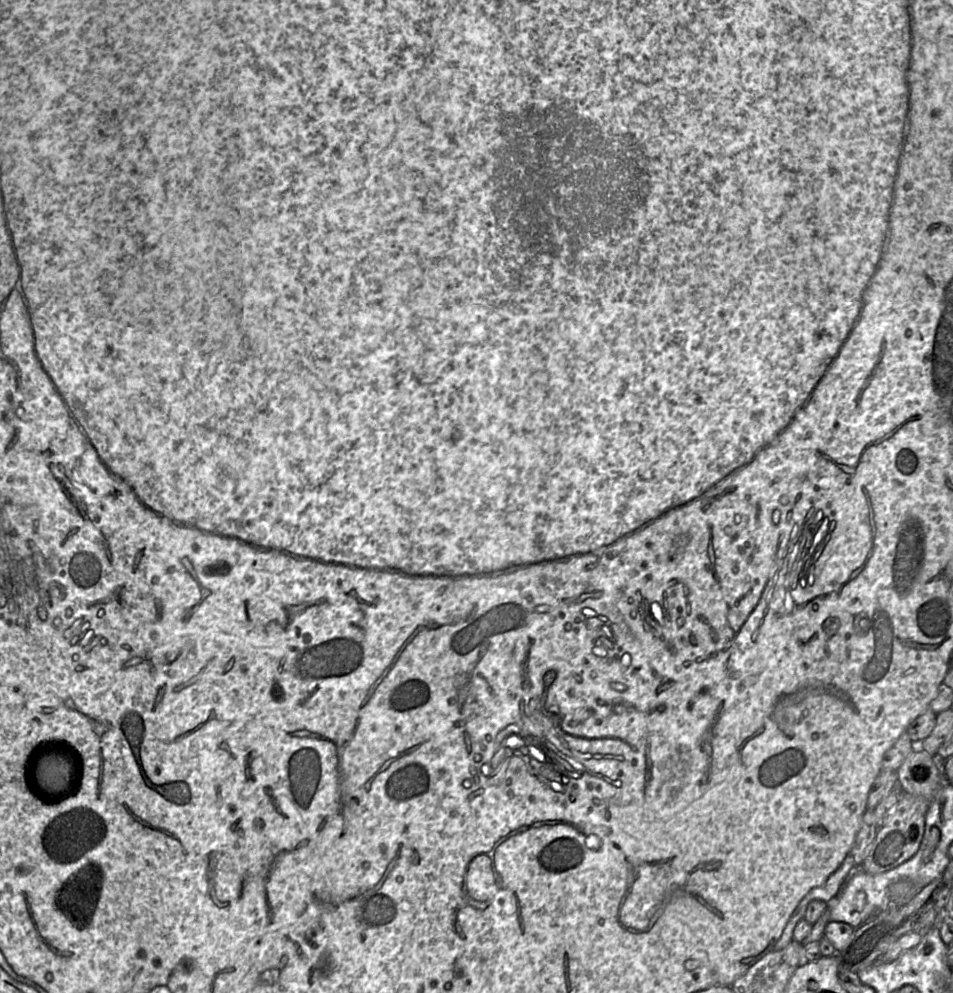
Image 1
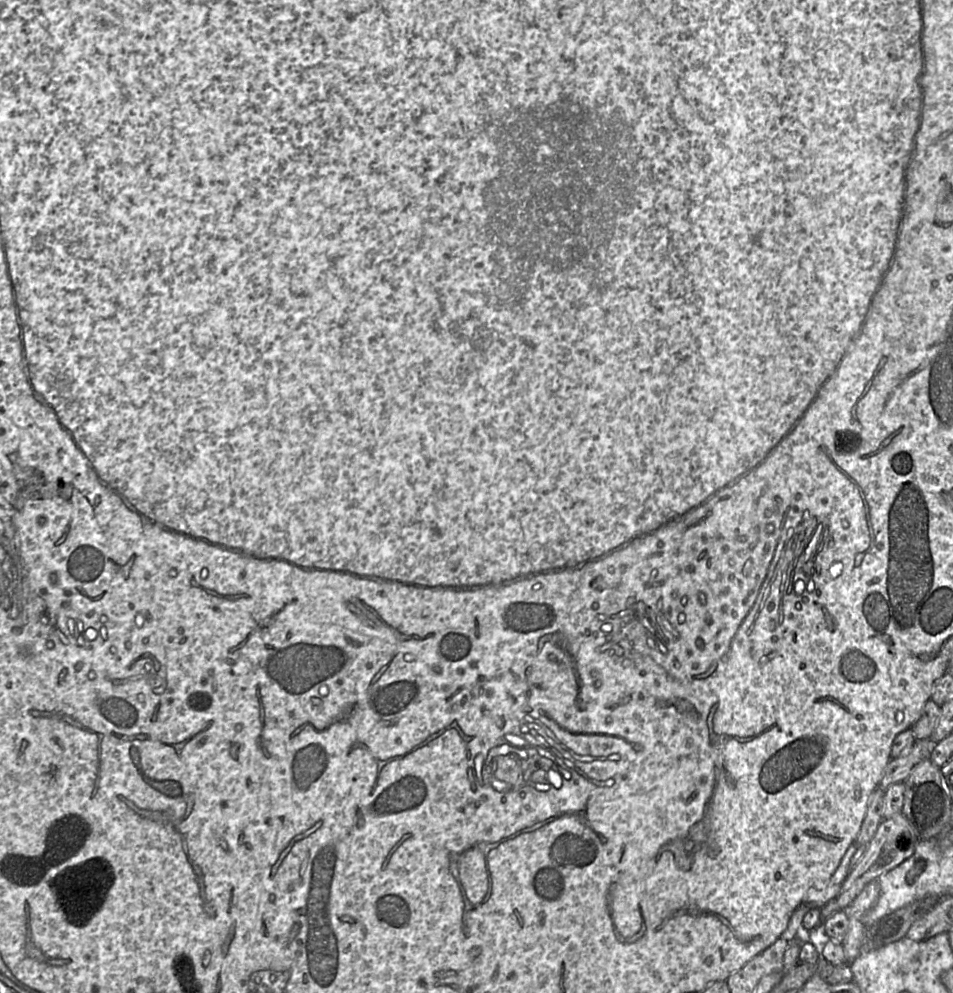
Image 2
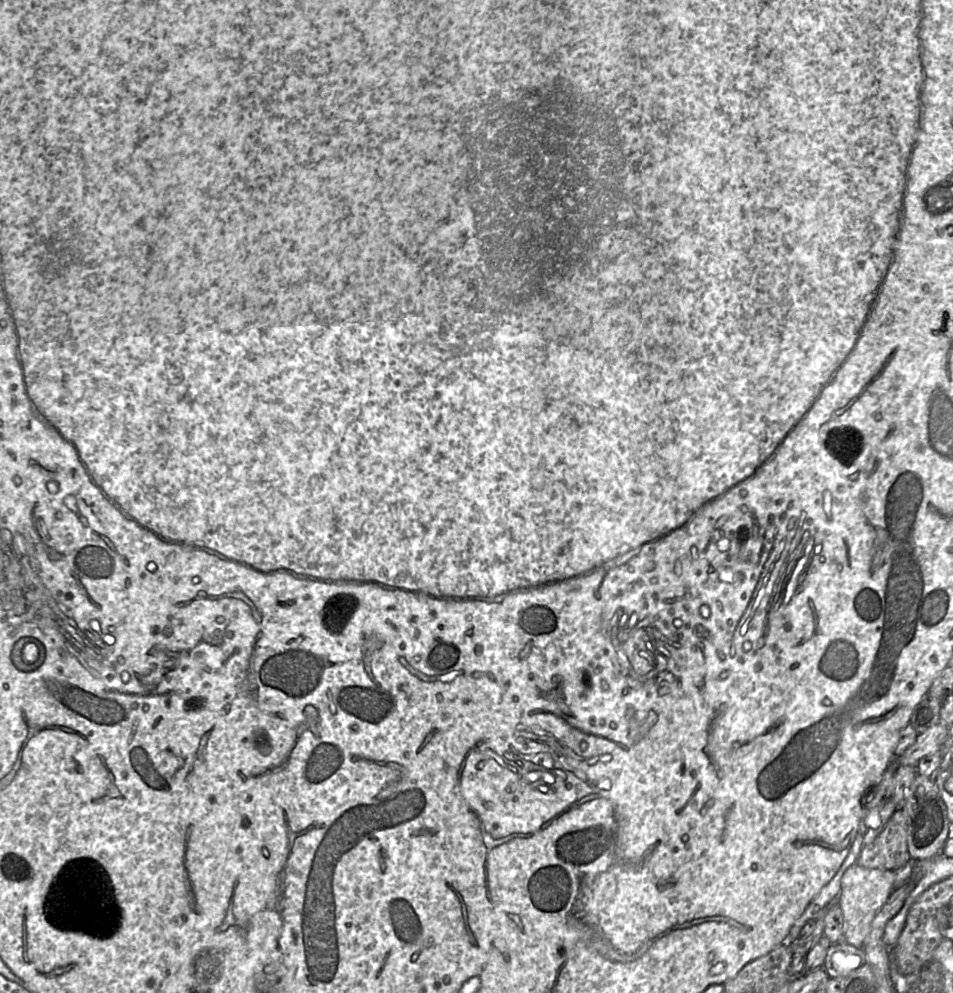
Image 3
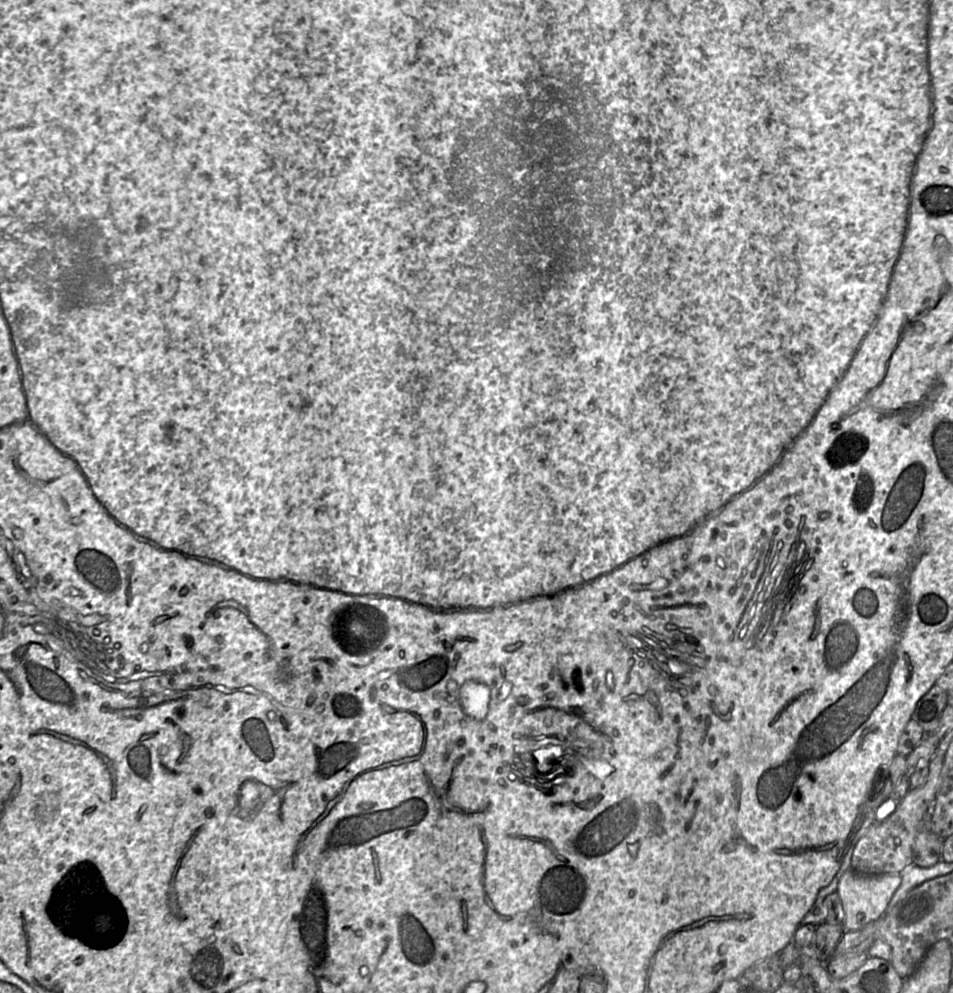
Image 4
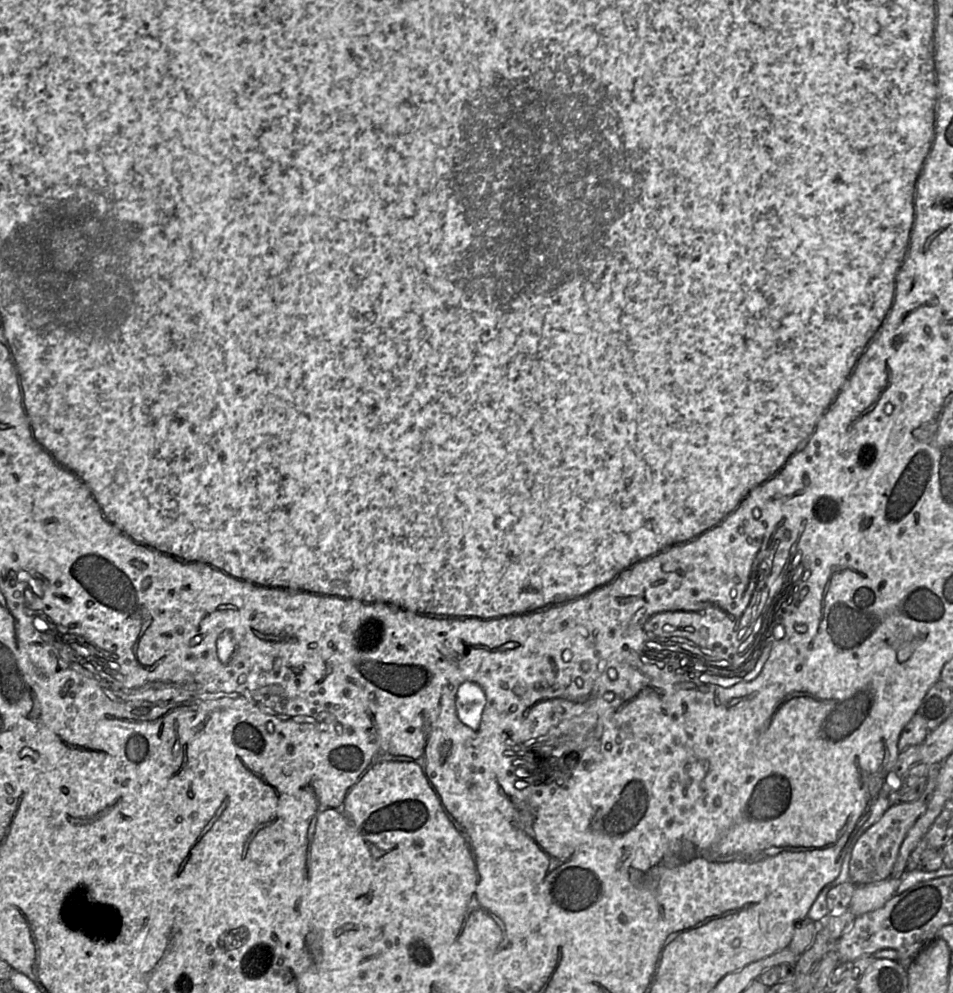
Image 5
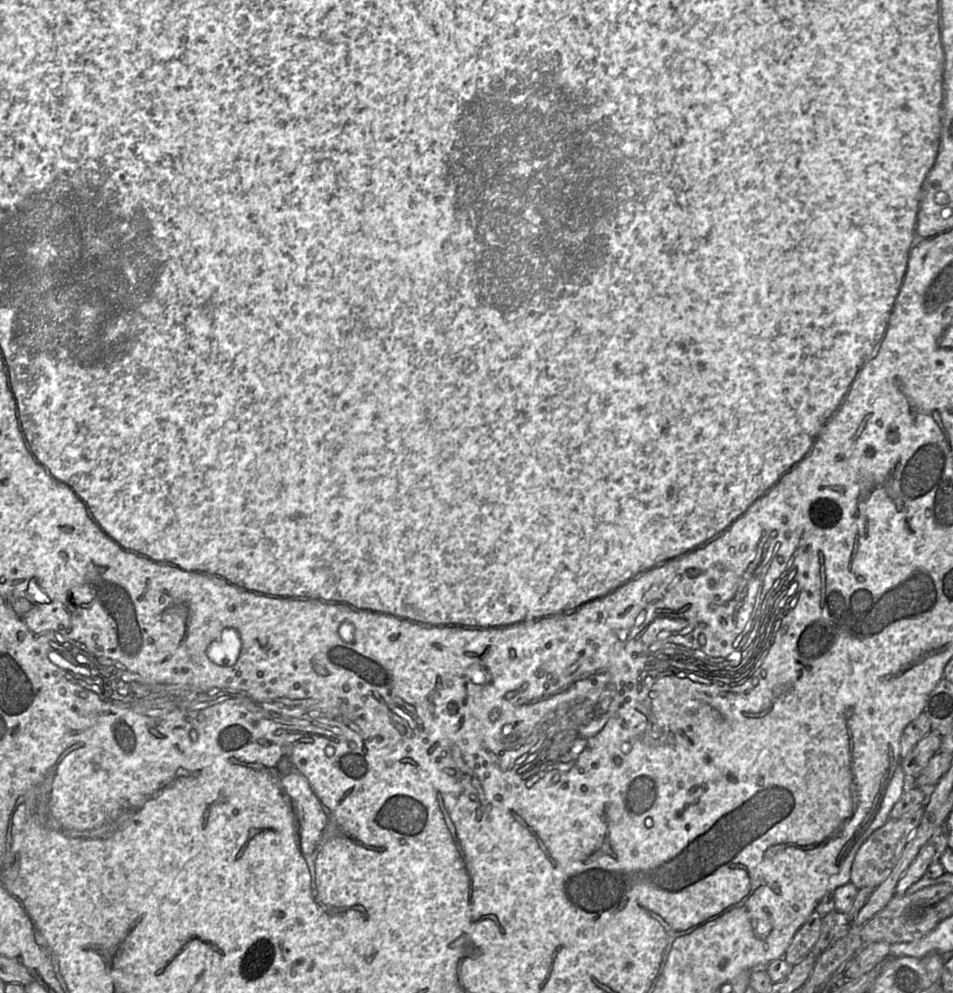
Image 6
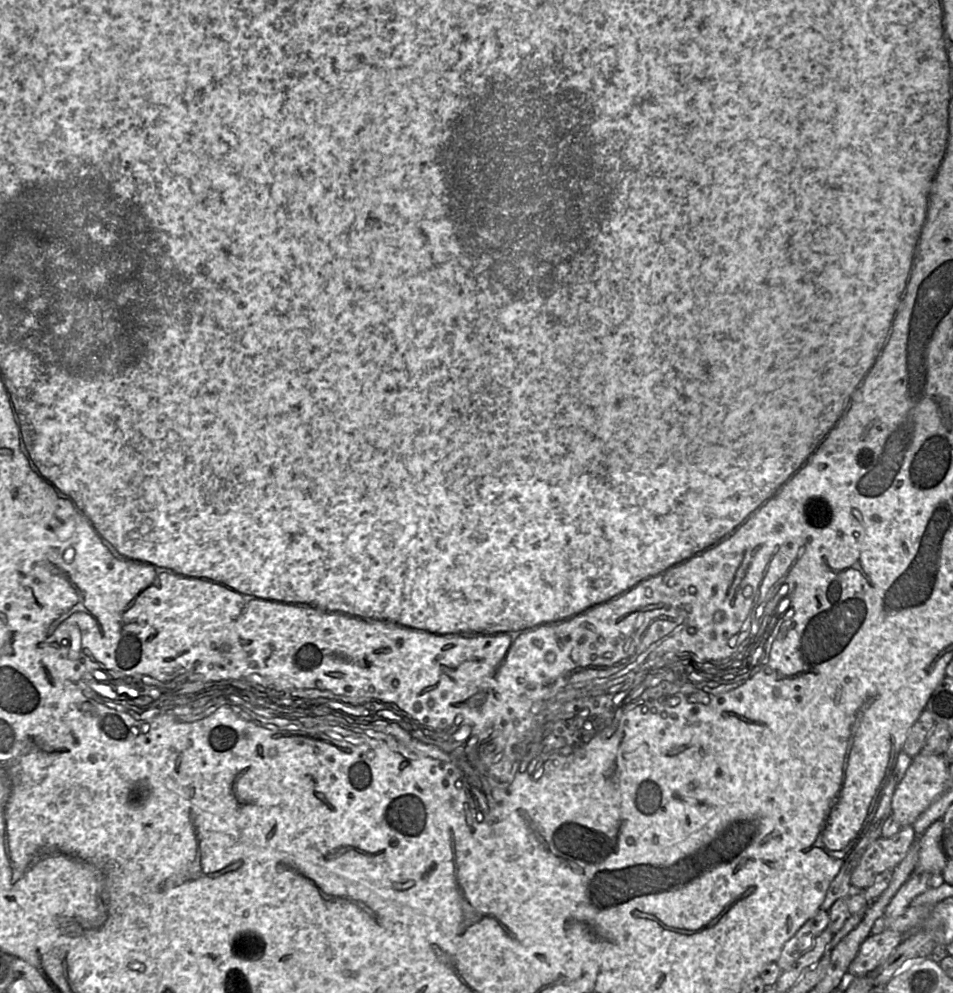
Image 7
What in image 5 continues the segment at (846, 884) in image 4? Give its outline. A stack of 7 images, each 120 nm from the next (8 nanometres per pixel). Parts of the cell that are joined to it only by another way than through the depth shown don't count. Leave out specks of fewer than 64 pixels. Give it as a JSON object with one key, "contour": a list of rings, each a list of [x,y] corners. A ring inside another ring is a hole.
{"contour":[[[892,877],[871,884],[855,885],[848,909],[856,917],[877,910],[896,893],[899,885],[900,878]]]}

